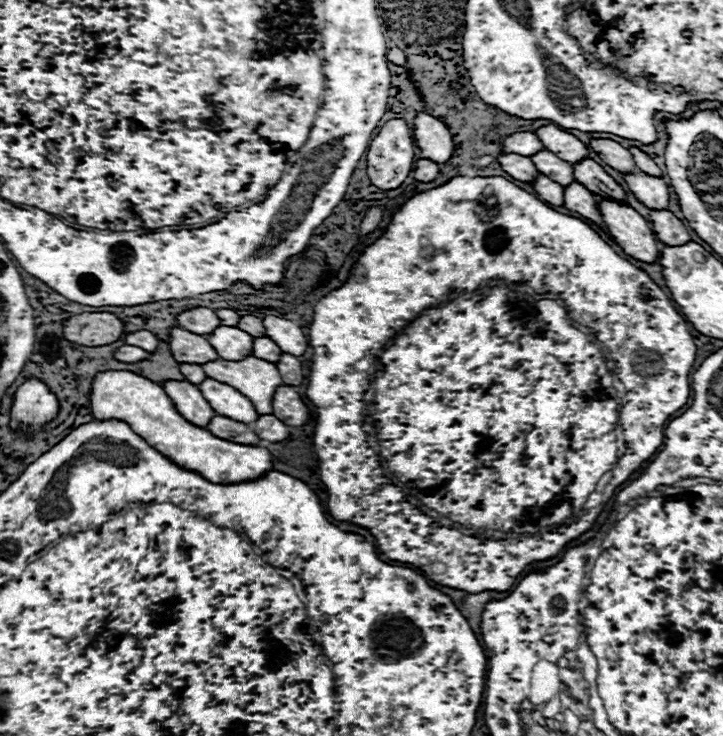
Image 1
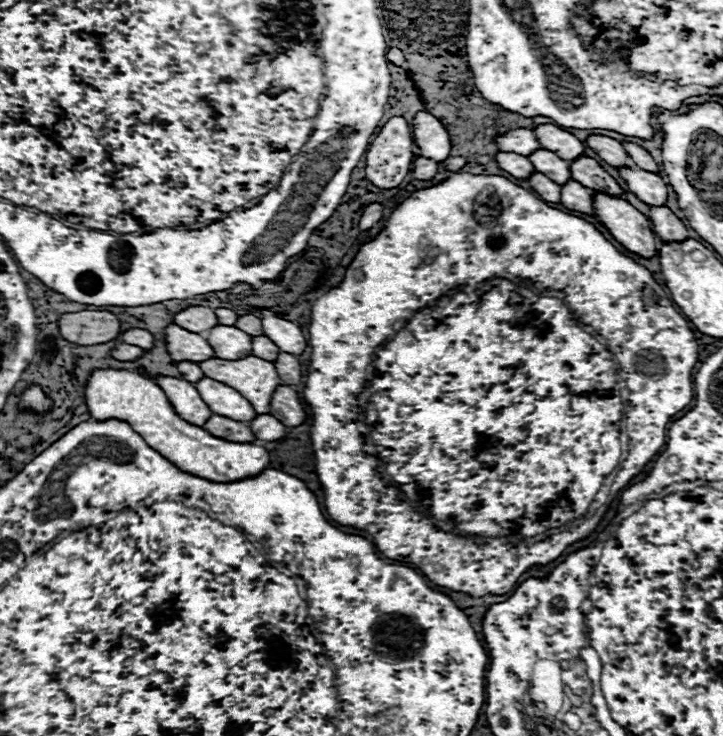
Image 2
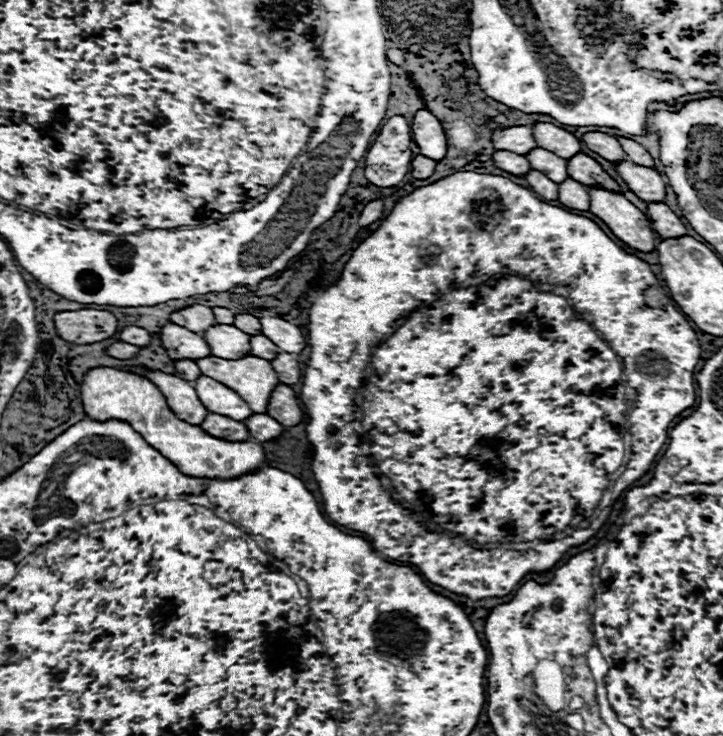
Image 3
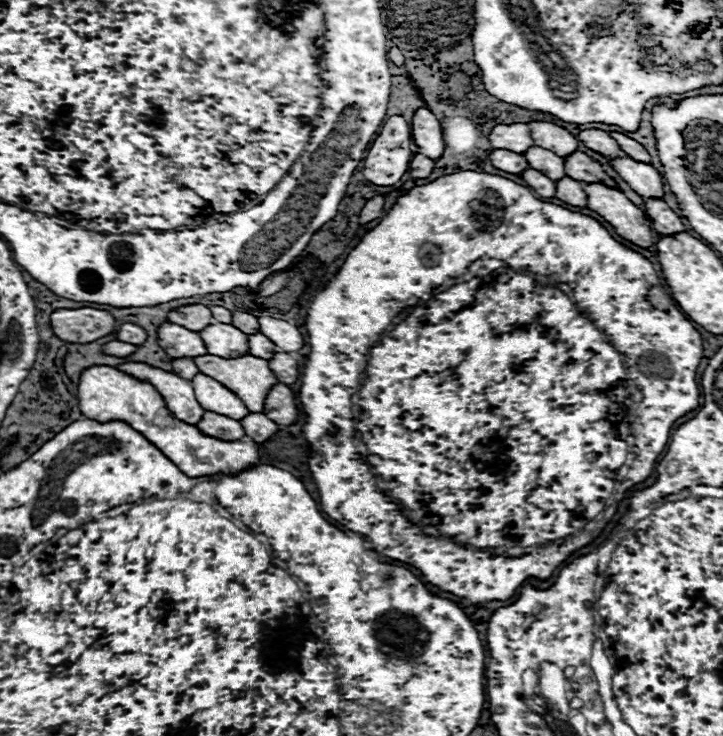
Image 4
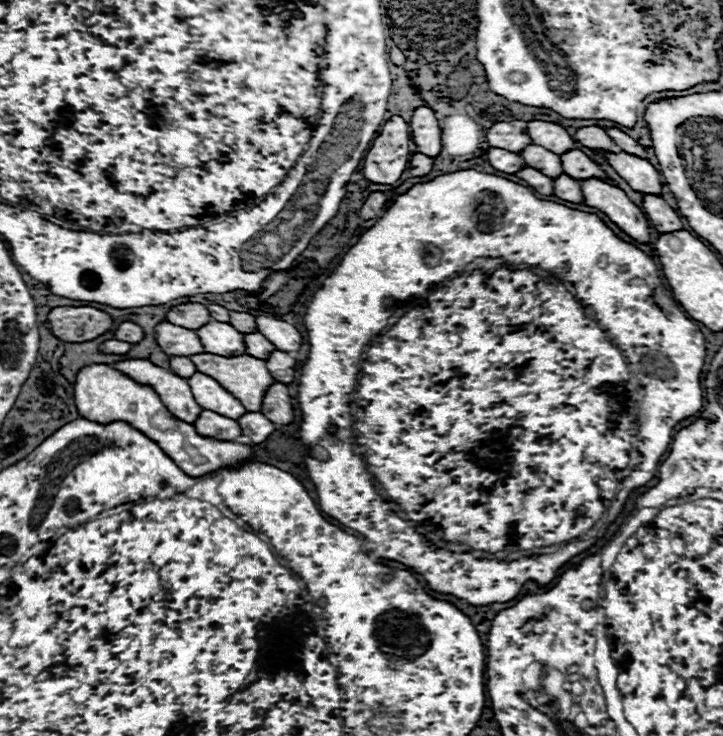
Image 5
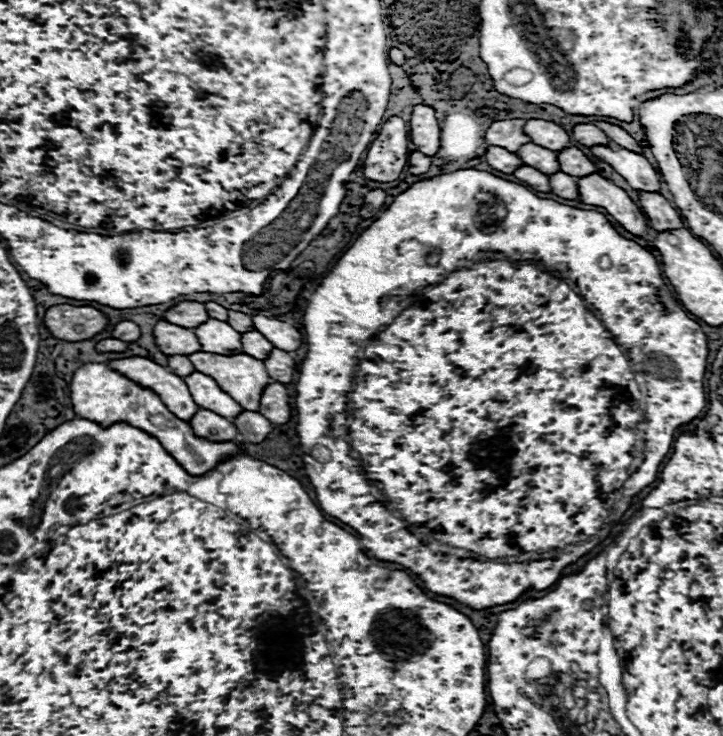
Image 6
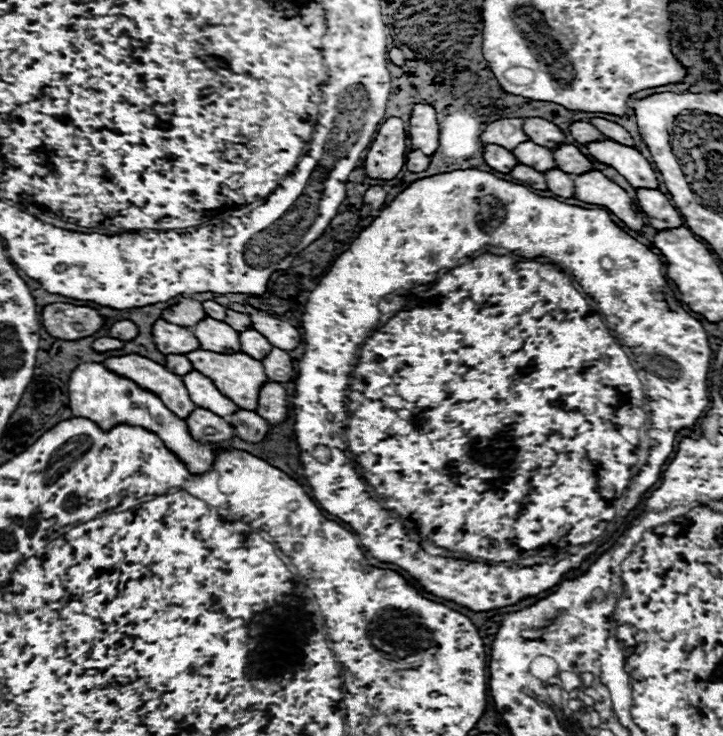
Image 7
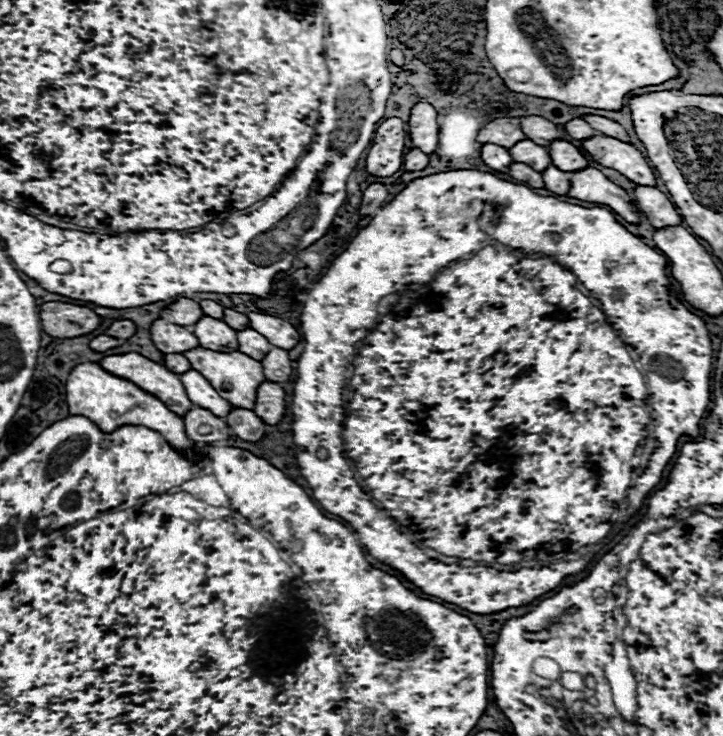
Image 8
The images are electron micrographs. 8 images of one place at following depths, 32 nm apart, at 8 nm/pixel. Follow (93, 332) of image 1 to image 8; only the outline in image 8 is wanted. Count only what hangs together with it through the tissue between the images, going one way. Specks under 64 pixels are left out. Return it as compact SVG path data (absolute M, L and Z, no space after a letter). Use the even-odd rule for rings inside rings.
M46 302L40 306L40 324L54 338L78 338L100 326L100 316L84 306Z

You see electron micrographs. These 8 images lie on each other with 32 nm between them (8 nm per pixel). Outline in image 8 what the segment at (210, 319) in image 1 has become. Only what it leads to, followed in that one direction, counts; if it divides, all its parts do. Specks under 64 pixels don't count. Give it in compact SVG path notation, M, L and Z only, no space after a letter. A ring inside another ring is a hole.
M180 298L178 302L170 304L168 308L164 308L160 312L162 320L166 320L170 324L178 324L178 326L194 326L202 316L204 316L204 312L202 312L200 304L190 298Z

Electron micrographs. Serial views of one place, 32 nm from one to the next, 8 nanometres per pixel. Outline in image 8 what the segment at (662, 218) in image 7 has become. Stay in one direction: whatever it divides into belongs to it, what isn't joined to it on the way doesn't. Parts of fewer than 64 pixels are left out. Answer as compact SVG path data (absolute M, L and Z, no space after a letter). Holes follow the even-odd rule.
M636 186L634 190L638 196L640 212L650 220L650 224L656 230L682 224L682 216L674 208L674 204L666 198L664 192L660 192L658 188L646 188L646 186Z

